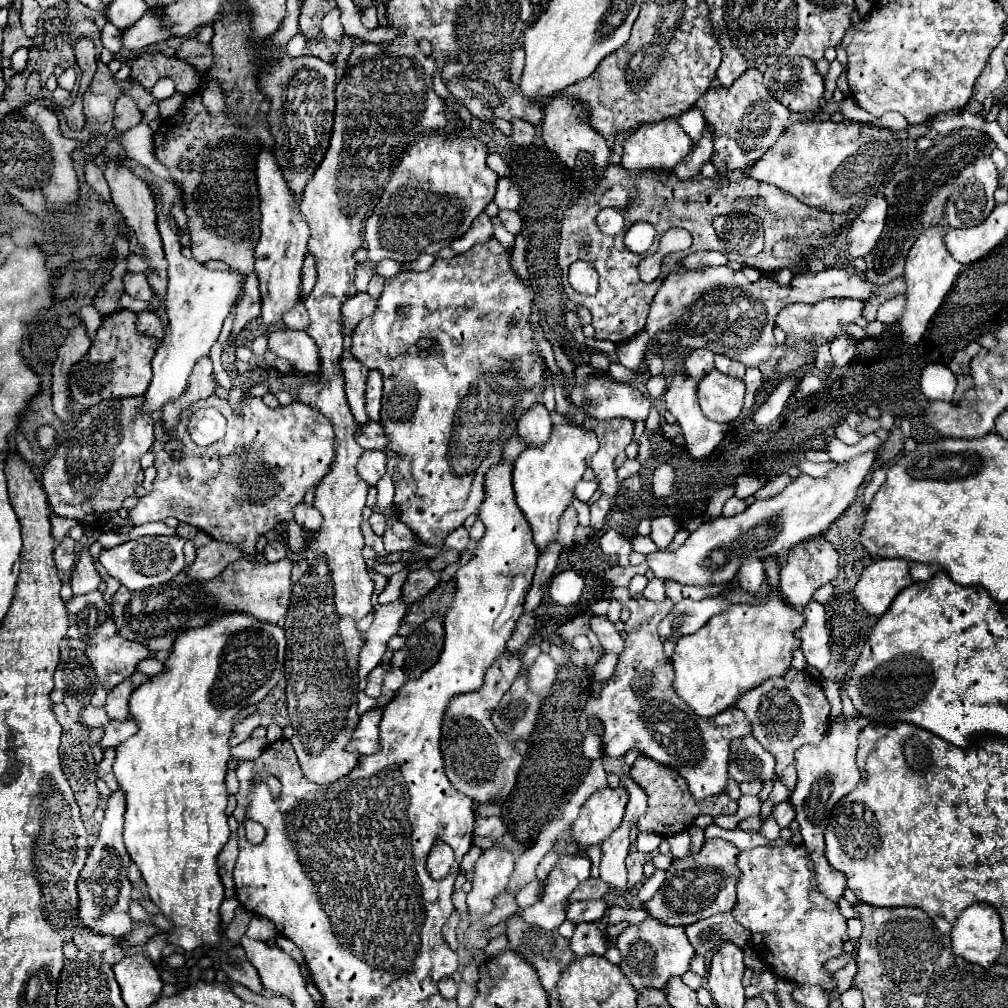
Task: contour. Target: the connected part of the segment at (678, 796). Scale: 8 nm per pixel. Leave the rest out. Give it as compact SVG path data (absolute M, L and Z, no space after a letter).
M640 754L640 758L632 764L630 776L644 788L648 796L648 810L646 814L638 820L638 830L648 830L648 832L658 832L662 836L672 836L682 830L688 830L698 814L708 814L712 818L722 816L722 814L736 814L738 802L732 800L728 794L724 796L710 796L708 800L694 800L692 794L688 792L686 780L678 774L672 772L672 768L656 764L656 760Z

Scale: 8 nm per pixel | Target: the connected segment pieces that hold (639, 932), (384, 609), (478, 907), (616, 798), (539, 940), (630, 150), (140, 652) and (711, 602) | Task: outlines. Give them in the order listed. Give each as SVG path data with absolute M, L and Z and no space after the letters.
M646 918L640 924L628 926L618 938L618 950L622 954L622 972L630 984L640 990L644 986L664 988L672 976L682 976L688 970L694 948L686 938L684 926L666 926L654 918Z
M396 600L388 606L378 604L374 608L374 622L362 634L364 648L360 650L360 662L358 662L360 678L366 678L370 674L370 670L378 666L380 658L386 652L386 644L398 632L398 626L400 626L404 614L406 614L406 604L402 600Z
M494 844L482 852L474 866L474 886L468 892L468 910L472 922L492 910L494 898L506 890L512 870L514 854L506 846Z
M602 788L594 792L584 806L580 808L580 816L572 824L574 840L580 850L588 846L602 844L606 836L610 836L622 822L624 806L628 802L628 792L624 788Z
M518 914L508 922L510 948L520 952L524 960L532 962L540 974L540 982L546 990L552 990L564 972L564 968L574 960L570 942L556 930L546 932L538 926L526 924Z
M674 118L642 124L634 134L630 134L630 138L624 144L622 166L626 170L644 170L644 168L672 170L692 150L692 146L694 146L692 138L684 132L684 128Z
M106 616L106 622L96 626L96 628L86 628L86 636L90 638L86 642L86 656L92 662L92 668L96 672L96 690L92 696L92 706L104 706L106 704L106 696L108 692L112 692L112 688L116 688L120 682L124 682L126 678L130 678L136 670L138 670L138 662L144 658L152 658L152 650L146 648L144 644L136 644L130 640L124 640L114 626L114 620L110 616Z
M722 596L704 598L704 600L682 600L674 604L672 612L658 624L658 634L670 640L676 640L686 634L694 634L702 624L706 624L712 616L726 612L730 606Z

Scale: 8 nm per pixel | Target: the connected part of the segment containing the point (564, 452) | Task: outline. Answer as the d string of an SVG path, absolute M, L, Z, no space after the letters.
M564 422L552 428L548 442L540 448L526 448L514 462L514 492L520 510L532 526L534 542L540 550L558 534L558 520L574 498L574 486L586 470L586 456L598 450L596 434L584 424Z

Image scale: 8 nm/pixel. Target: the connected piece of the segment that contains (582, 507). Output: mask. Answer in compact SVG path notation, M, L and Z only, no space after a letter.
M574 500L572 504L574 504L574 508L576 508L576 512L578 512L579 525L584 527L589 526L590 525L590 508L588 508L588 504L584 504L584 502L580 502L580 500Z

